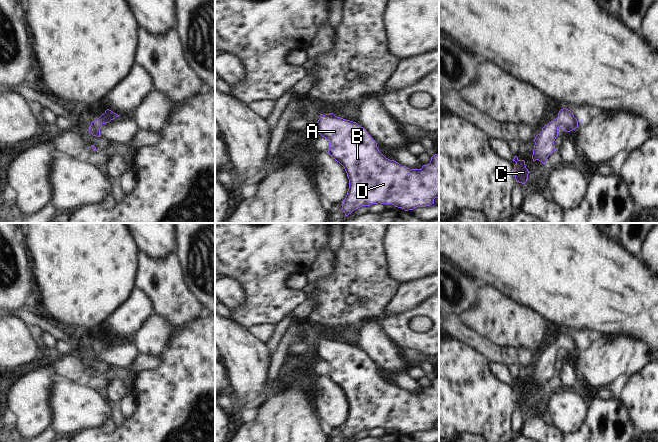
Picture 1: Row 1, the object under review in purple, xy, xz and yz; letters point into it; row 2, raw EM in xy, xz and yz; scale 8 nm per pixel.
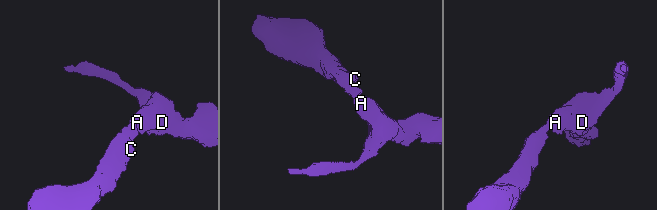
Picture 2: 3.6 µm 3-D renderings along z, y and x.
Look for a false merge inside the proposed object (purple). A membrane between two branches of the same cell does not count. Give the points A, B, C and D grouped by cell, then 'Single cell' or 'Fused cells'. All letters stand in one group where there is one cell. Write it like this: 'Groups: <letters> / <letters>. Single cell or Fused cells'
Groups: A B C D. Single cell.

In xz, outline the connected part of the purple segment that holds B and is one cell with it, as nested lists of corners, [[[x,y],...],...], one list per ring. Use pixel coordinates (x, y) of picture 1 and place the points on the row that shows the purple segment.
[[[333,113],[320,116],[316,128],[329,141],[329,155],[344,167],[349,179],[349,188],[341,208],[345,216],[362,206],[378,203],[392,204],[408,211],[430,206],[435,198],[439,198],[439,154],[433,155],[430,163],[421,169],[410,169],[386,158],[375,140],[356,122]]]

